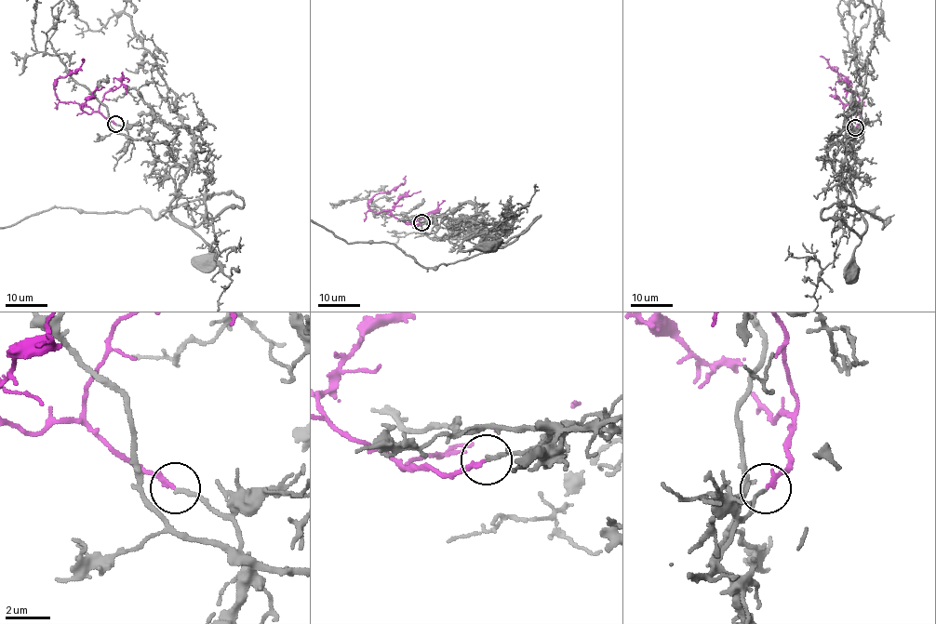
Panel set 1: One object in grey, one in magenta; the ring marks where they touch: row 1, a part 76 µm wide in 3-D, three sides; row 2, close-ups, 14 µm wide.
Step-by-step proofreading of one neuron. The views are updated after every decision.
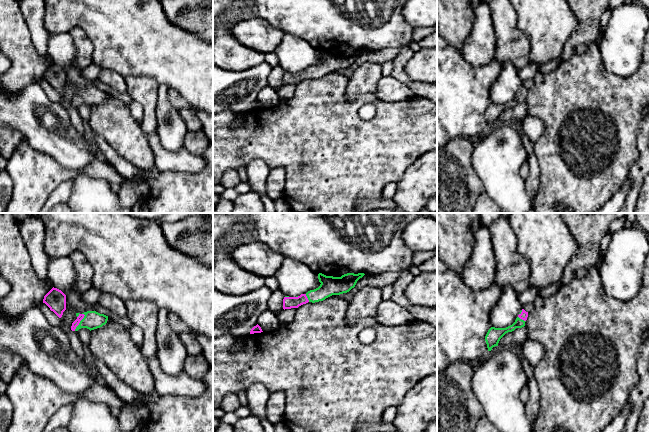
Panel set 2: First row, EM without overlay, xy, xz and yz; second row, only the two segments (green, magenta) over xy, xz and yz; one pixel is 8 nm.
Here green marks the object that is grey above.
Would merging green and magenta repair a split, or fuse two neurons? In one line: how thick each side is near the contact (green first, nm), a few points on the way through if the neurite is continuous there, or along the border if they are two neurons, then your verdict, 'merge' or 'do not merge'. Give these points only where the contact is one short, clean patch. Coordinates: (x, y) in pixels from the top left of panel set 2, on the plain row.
150 nm thick on the green side, 50 nm on the other; runs through xy (92, 96), (80, 98), (81, 92); merge

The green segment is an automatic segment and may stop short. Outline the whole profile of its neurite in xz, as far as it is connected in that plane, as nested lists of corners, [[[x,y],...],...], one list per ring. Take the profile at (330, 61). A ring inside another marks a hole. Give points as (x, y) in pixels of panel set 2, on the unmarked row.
[[[322,49],[318,50],[320,62],[314,66],[308,67],[296,73],[285,72],[283,75],[283,85],[298,84],[308,78],[319,78],[332,71],[340,71],[349,68],[355,63],[357,57],[362,54],[364,49],[347,49],[341,53],[326,52]]]

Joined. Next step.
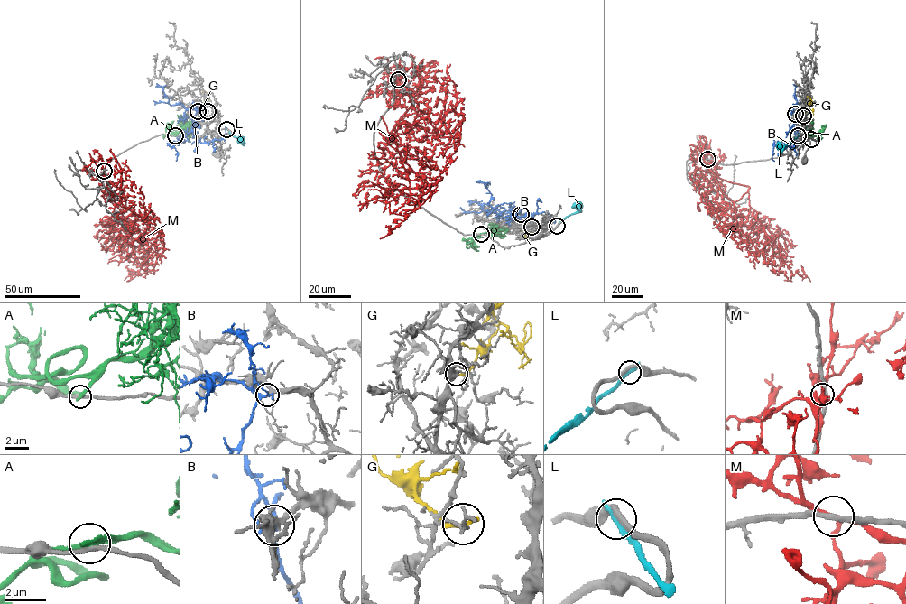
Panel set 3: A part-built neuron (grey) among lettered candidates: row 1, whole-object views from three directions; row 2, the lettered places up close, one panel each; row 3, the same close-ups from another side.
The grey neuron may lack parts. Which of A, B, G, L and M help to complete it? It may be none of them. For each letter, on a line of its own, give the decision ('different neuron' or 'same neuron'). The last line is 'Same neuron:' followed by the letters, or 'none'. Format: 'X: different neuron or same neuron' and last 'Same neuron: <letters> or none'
A: different neuron
B: same neuron
G: different neuron
L: different neuron
M: different neuron
Same neuron: B

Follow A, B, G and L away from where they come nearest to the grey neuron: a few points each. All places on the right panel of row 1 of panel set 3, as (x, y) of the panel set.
A: (811, 138), (812, 120), (808, 123)
B: (795, 114), (799, 132), (797, 137), (790, 144), (781, 141), (773, 147), (771, 159), (774, 161)
G: (803, 116), (808, 109), (807, 97)
L: (798, 135), (787, 145), (776, 146)

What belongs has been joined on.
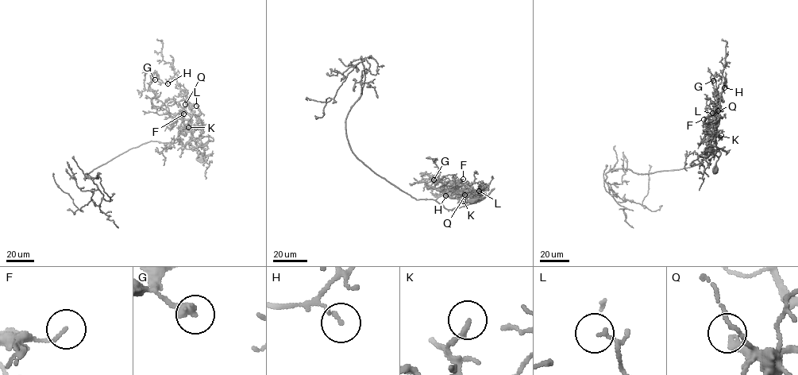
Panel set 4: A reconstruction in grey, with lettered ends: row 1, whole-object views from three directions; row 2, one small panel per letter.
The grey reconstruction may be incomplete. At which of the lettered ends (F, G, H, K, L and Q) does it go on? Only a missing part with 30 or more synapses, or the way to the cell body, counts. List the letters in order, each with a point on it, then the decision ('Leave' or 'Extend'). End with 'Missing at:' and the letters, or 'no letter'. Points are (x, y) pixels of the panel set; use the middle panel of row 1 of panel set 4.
F: Place: (463, 179). Leave
G: Place: (433, 179). Leave
H: Place: (445, 195). Leave
K: Place: (463, 201). Leave
L: Place: (479, 191). Leave
Q: Place: (464, 195). Leave
Missing at: no letter

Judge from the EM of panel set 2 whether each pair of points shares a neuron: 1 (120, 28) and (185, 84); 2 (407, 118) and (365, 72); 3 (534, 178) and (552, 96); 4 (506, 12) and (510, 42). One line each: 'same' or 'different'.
1: same
2: different
3: different
4: same

